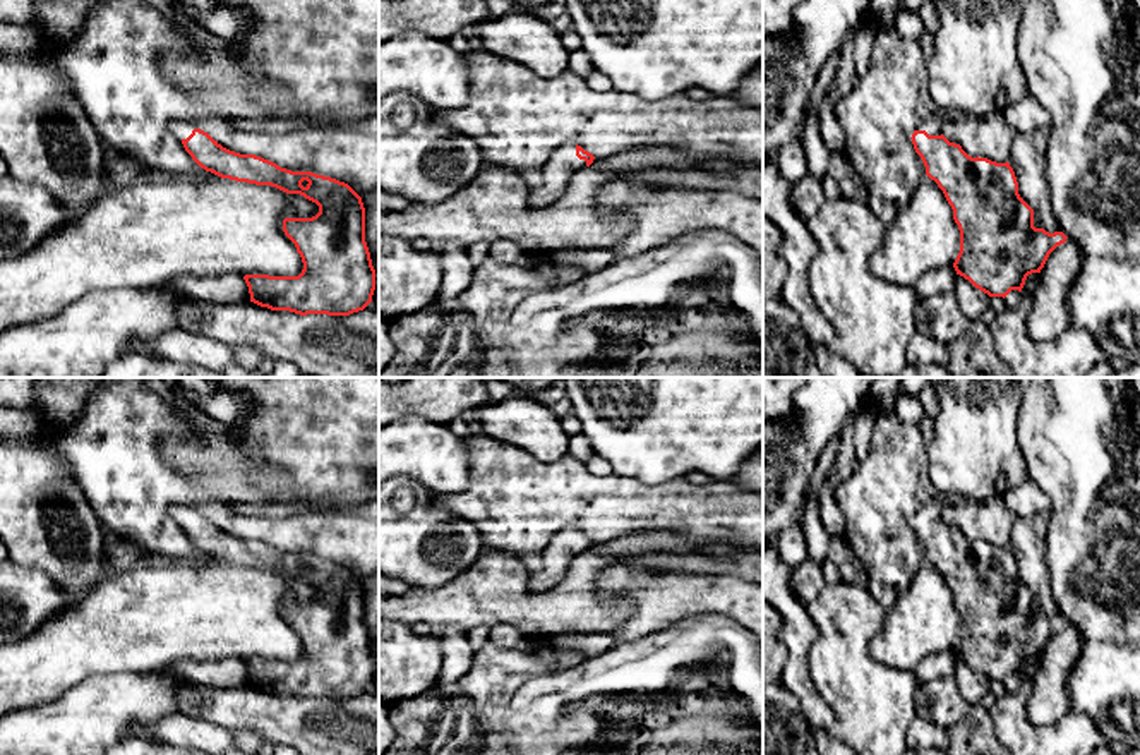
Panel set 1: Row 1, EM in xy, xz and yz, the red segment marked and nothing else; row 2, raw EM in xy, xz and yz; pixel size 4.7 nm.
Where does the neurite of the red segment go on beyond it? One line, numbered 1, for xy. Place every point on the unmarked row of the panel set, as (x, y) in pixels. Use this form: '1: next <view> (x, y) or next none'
1: next xy (182, 512)

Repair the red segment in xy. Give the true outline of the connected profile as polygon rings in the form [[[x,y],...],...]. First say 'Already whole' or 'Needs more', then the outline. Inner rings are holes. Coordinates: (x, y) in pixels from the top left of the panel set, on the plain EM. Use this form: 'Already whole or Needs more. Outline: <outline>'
Needs more. Outline: [[[189,503],[173,504],[170,515],[206,556],[300,578],[319,590],[312,602],[283,604],[283,616],[302,642],[302,657],[245,659],[250,686],[300,700],[350,700],[372,686],[375,654],[365,626],[365,592],[348,568],[230,535]]]

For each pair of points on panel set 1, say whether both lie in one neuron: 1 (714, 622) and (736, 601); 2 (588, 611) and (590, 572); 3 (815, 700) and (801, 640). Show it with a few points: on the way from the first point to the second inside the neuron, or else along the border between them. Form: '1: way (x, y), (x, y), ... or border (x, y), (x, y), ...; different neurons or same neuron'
1: border (681, 618), (720, 613), (732, 618), (744, 630); different neurons
2: way (587, 601), (587, 582); same neuron
3: way (799, 685), (798, 656); same neuron

